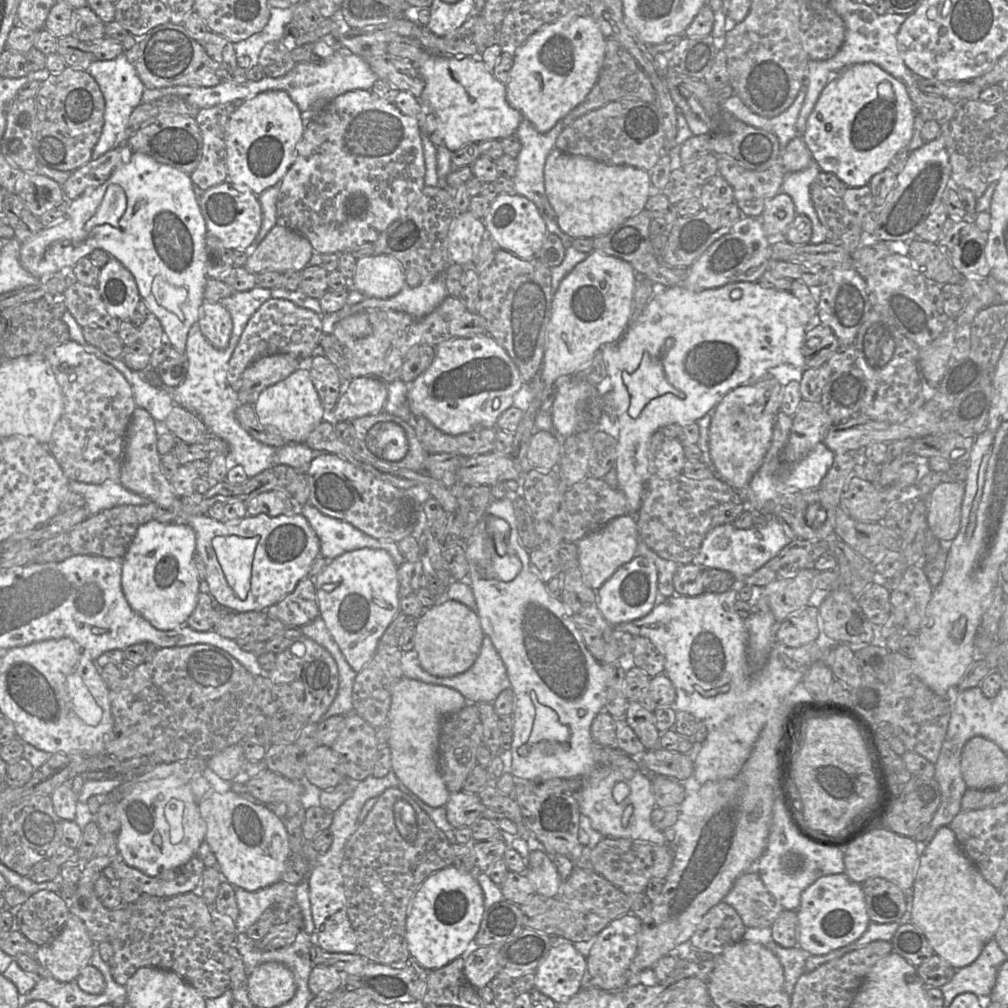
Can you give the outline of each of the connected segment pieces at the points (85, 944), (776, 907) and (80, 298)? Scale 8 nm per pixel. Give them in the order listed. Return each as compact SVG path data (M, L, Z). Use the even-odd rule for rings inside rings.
M70 915L62 930L48 944L39 947L34 957L40 964L39 976L51 976L59 982L76 981L80 971L91 964L94 942L80 918Z
M755 868L736 879L723 901L737 911L745 925L745 932L747 927L771 929L783 910Z
M73 281L63 294L67 310L82 327L95 326L118 334L120 321L112 317L96 286L87 286Z

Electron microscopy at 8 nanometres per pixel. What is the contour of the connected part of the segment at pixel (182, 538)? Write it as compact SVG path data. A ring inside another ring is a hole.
M148 521L141 525L122 560L121 585L131 608L159 630L186 624L200 592L194 554L195 531L186 524Z

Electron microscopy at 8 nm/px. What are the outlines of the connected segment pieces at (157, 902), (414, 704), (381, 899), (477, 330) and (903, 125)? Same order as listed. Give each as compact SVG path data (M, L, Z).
M198 891L180 893L171 897L156 897L142 894L139 899L121 908L121 921L124 926L105 934L106 942L113 948L114 954L109 968L115 981L125 986L129 978L141 967L156 967L178 974L205 999L221 996L230 989L230 975L227 968L227 954L218 945L214 937L214 922L211 908L205 903Z
M402 677L392 689L388 713L392 770L397 778L425 804L437 808L448 802L448 790L438 767L438 743L444 716L461 710L468 702L457 690Z
M391 787L385 790L378 797L377 802L367 815L364 823L358 827L357 831L348 841L341 866L345 895L347 899L347 914L357 940L356 953L374 963L379 964L389 965L397 961L406 961L410 956L406 940L407 909L409 913L413 906L414 897L416 896L416 893L422 883L434 872L450 865L453 865L453 845L449 842L445 833L435 825L431 817L417 804L417 802L411 796L402 792L397 787Z
M448 296L431 313L416 319L411 315L394 310L370 310L372 333L356 339L351 346L345 346L351 378L376 377L386 384L400 378L402 364L408 351L415 345L438 344L453 338L473 338L487 334L487 324L479 313L467 310L461 298Z
M872 62L853 64L845 68L838 75L834 76L824 87L807 119L803 139L812 155L813 160L818 164L822 172L835 174L842 182L846 184L847 187L862 187L868 185L874 175L887 169L891 159L899 150L908 147L914 133L914 122L916 115L914 104L908 94L906 86L902 81L893 77L880 66Z

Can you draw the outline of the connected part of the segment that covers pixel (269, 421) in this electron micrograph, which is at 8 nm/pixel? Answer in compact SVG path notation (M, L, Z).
M308 367L296 369L286 379L264 389L255 402L255 411L264 429L282 438L284 443L305 443L309 434L325 419L325 410L310 377Z

